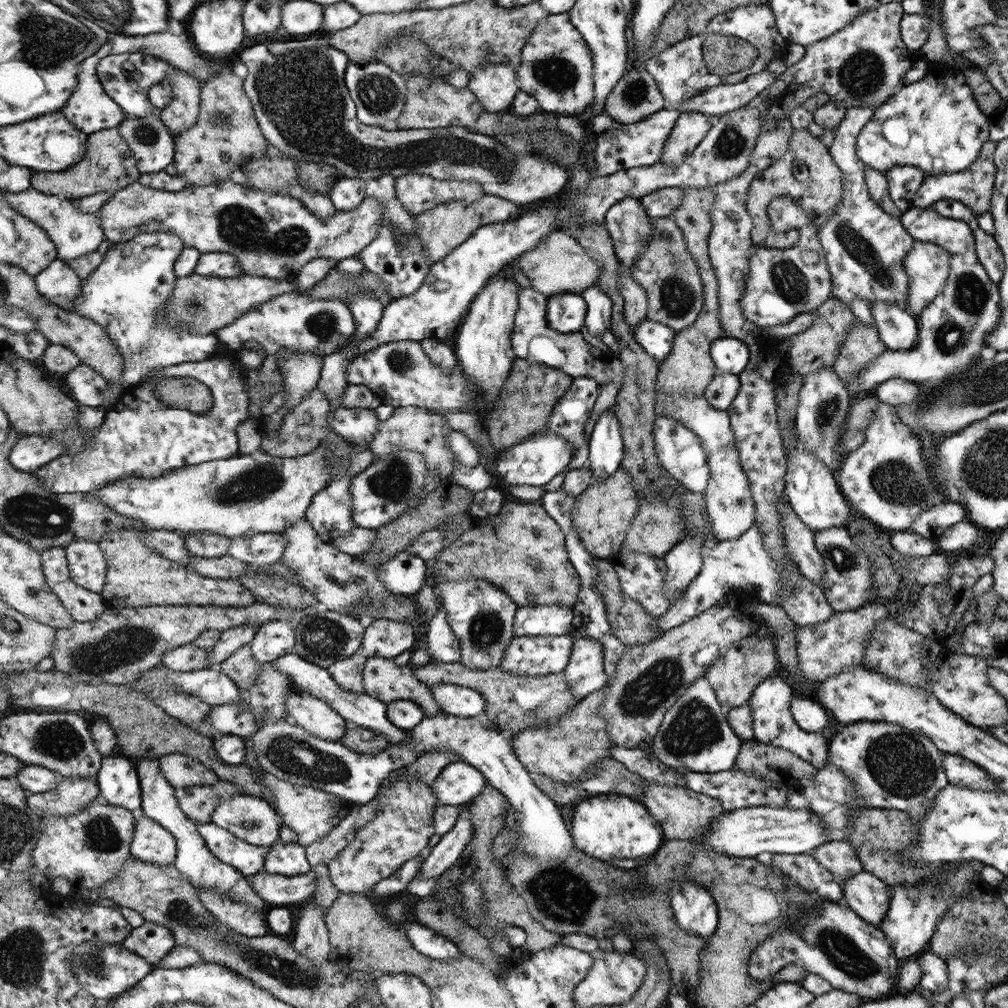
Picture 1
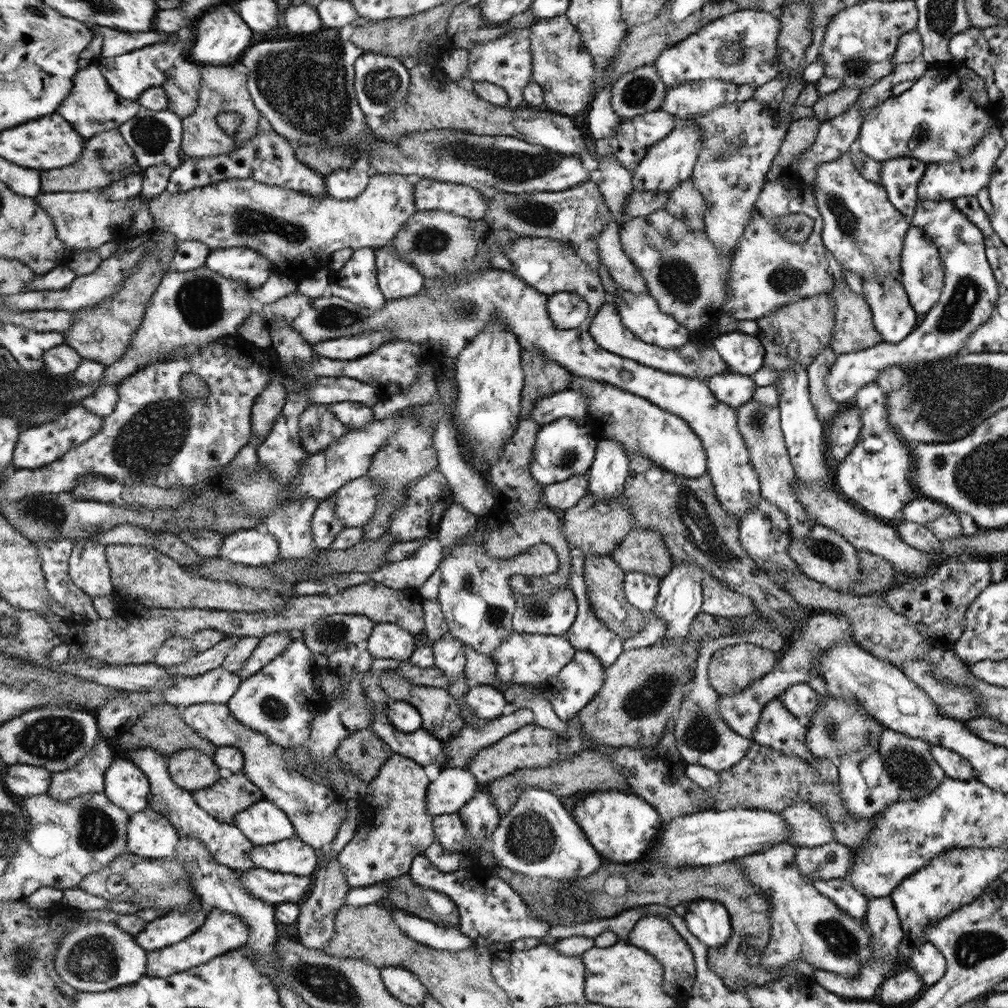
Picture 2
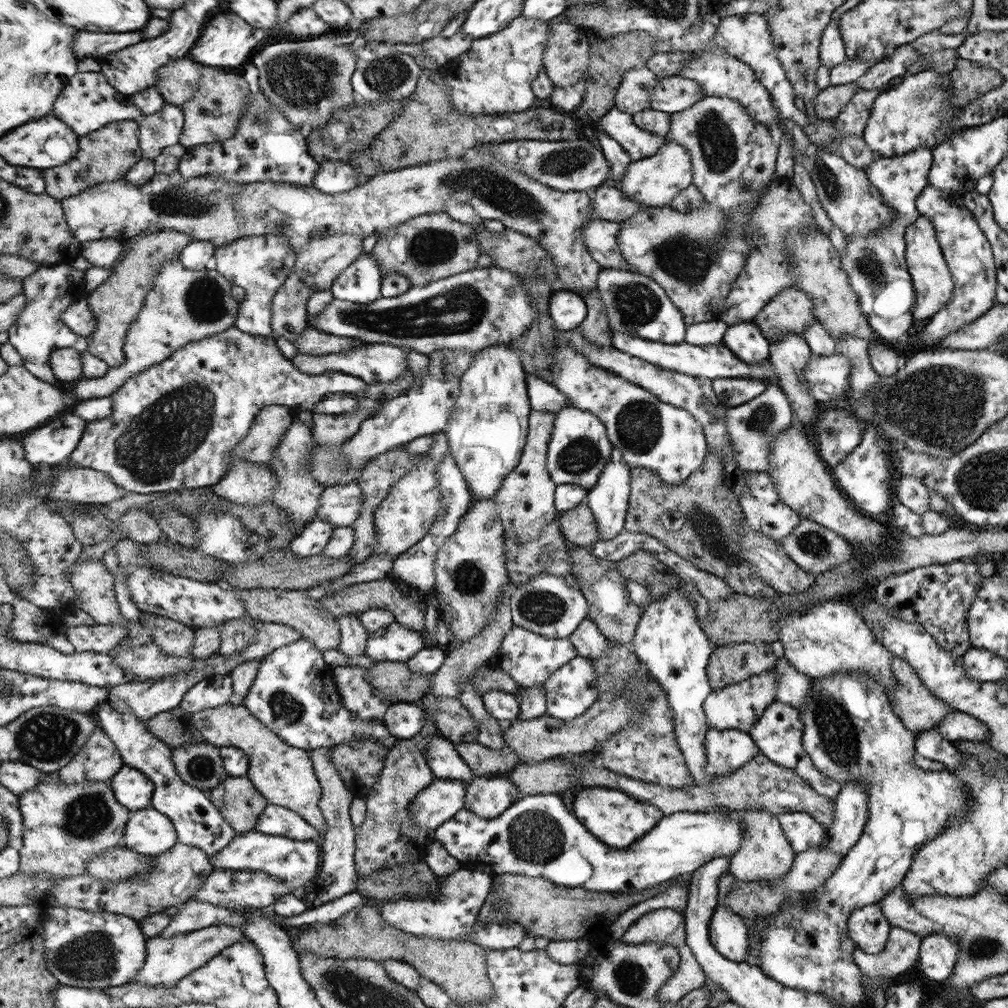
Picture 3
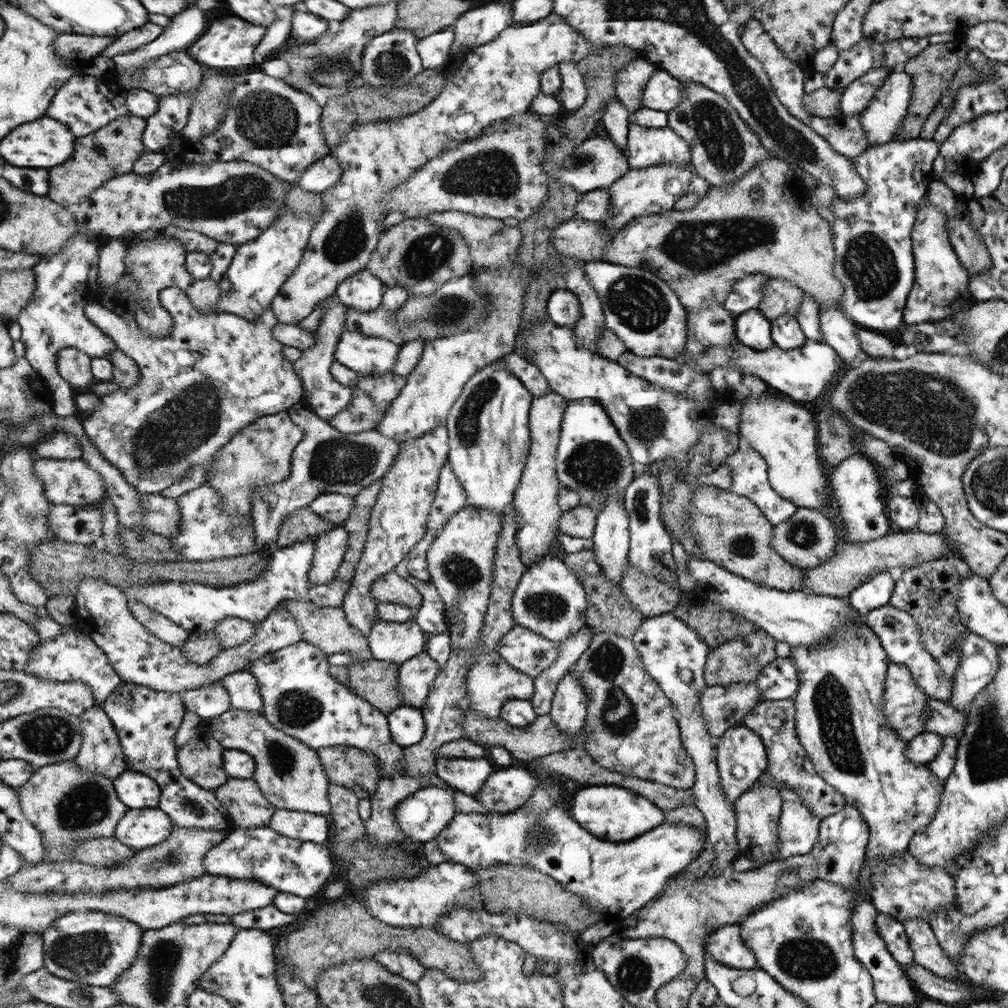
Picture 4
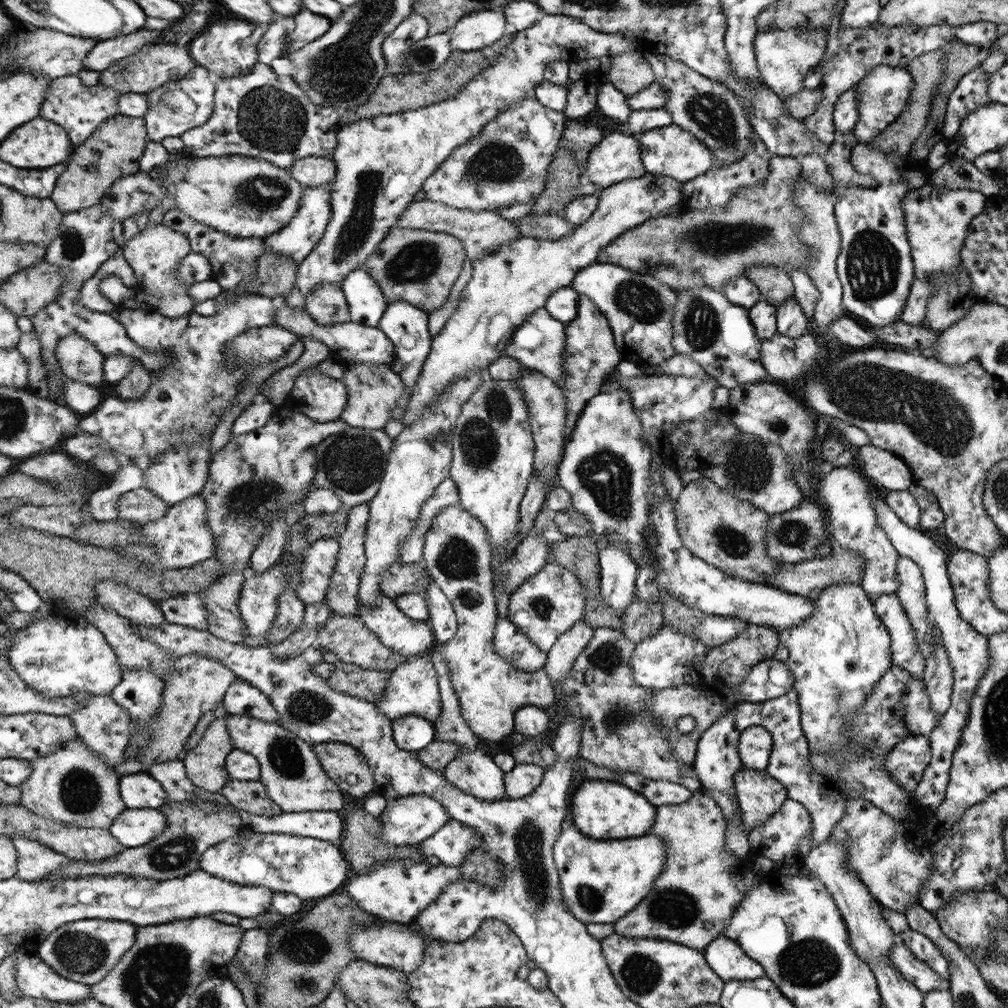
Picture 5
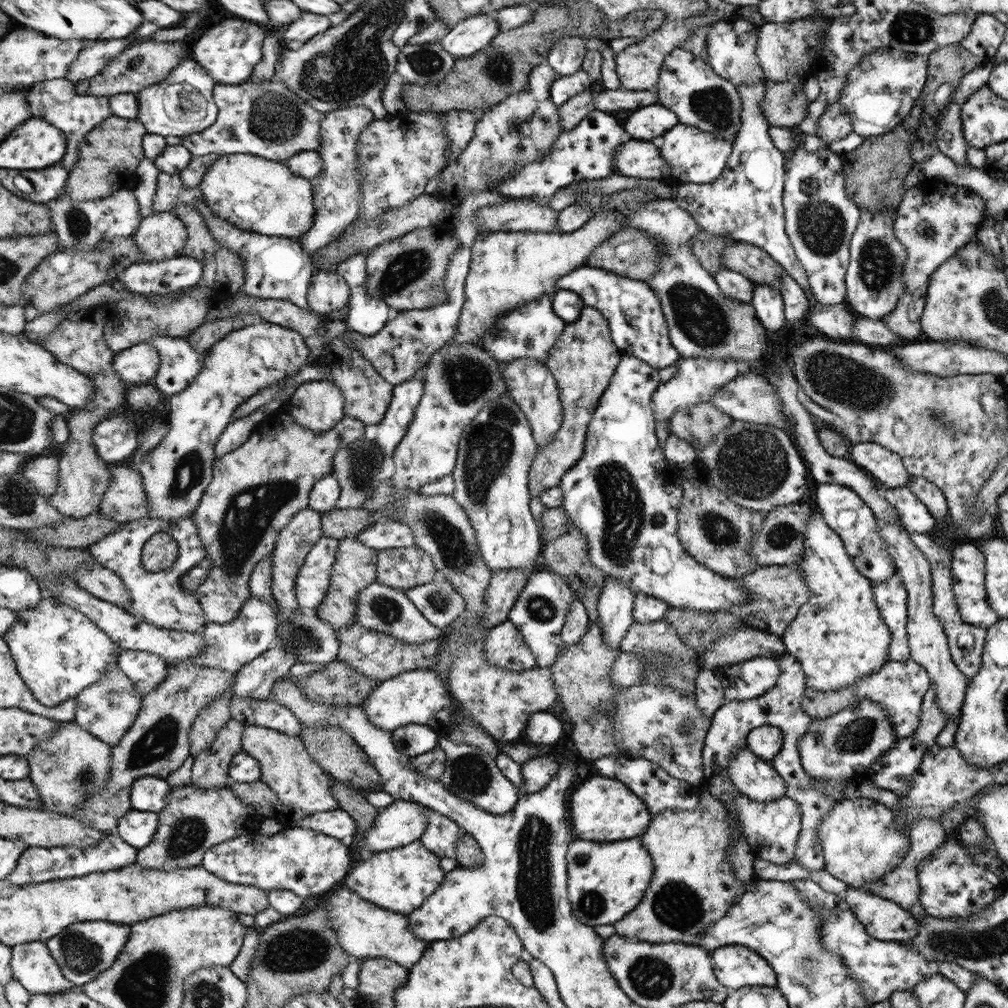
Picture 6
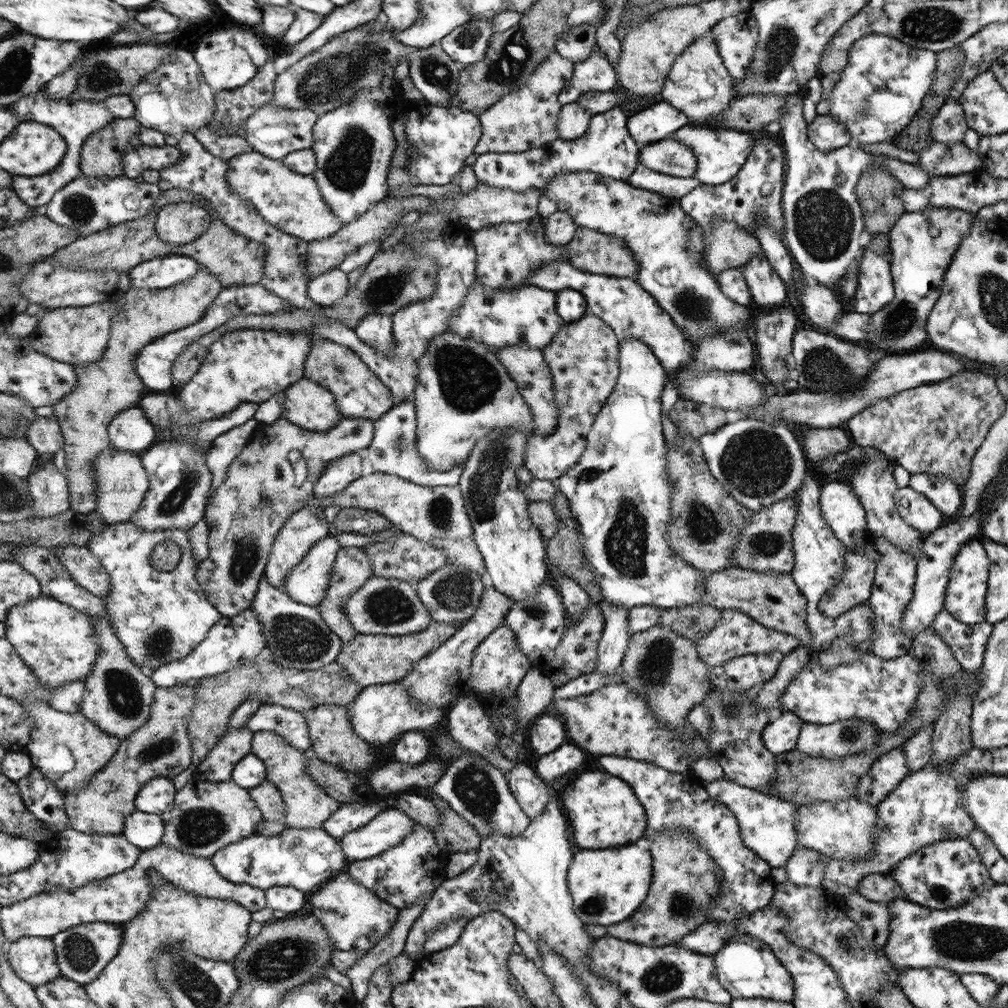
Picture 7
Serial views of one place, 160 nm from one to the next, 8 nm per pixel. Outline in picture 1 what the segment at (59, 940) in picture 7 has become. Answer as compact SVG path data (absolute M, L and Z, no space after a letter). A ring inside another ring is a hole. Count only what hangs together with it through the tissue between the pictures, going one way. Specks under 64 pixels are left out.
M99 941L83 942L74 947L72 967L82 988L93 994L98 1002L108 1001L124 994L154 969L148 959L142 958L136 951L124 946L123 942L110 944Z

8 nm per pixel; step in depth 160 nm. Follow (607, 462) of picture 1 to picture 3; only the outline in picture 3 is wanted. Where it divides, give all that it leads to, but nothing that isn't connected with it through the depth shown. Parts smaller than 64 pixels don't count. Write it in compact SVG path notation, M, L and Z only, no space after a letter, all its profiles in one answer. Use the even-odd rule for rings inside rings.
M617 452L612 454L612 461L605 466L598 485L587 491L588 506L597 518L597 525L601 532L599 540L610 540L624 531L625 518L631 493L631 469L626 466L626 461Z

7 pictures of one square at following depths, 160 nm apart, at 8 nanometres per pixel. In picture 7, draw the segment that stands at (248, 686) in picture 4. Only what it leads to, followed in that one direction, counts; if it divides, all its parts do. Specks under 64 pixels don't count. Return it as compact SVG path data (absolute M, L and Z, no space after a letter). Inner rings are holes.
M264 703L248 719L245 726L254 733L258 731L276 733L298 750L307 754L312 752L312 741L305 716L296 709Z

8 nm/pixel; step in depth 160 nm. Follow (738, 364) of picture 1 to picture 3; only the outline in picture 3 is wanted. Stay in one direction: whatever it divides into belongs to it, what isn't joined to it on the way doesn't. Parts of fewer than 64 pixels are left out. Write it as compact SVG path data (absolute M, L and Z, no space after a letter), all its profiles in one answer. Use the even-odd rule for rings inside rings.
M752 320L729 325L724 333L723 342L742 362L750 364L764 362L772 353L769 339Z

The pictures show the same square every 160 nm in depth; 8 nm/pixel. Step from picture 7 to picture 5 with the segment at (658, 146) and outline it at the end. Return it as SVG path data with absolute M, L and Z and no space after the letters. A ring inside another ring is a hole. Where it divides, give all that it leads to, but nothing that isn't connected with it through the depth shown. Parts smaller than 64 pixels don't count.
M618 132L608 134L590 153L589 166L583 176L602 189L617 182L646 176L642 163L642 144L636 136Z

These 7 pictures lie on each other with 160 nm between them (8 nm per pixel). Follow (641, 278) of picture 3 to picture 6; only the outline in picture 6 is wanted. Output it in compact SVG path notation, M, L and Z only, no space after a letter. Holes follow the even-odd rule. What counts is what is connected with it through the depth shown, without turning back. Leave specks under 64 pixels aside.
M583 265L556 282L556 290L571 290L581 295L584 303L601 311L608 320L613 341L621 348L622 355L630 354L649 363L658 370L680 361L680 351L669 338L668 319L661 299L653 287L642 279L625 278L612 271Z

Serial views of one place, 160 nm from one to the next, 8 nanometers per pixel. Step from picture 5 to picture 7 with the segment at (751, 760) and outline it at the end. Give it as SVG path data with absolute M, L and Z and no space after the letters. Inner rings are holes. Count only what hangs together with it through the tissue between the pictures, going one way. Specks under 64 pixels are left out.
M788 711L778 713L762 734L766 748L769 748L774 756L794 751L803 724L805 724L804 720L797 714Z

